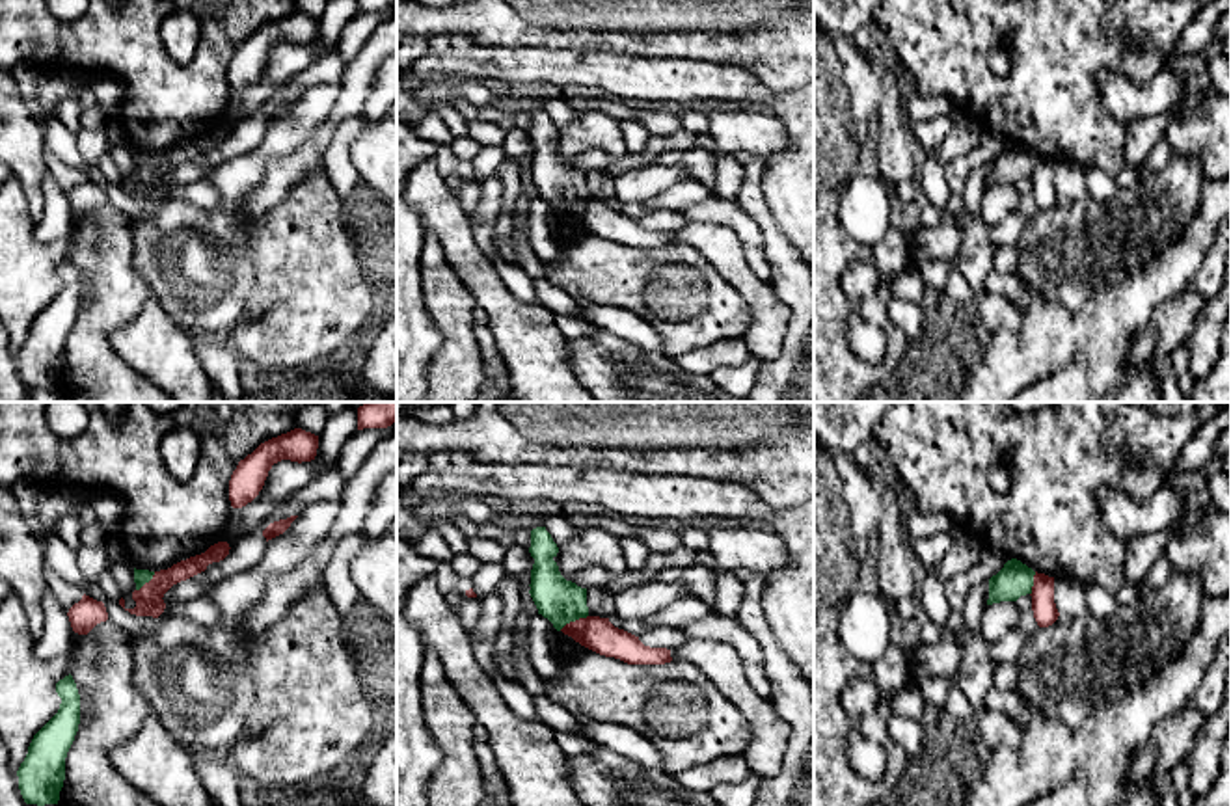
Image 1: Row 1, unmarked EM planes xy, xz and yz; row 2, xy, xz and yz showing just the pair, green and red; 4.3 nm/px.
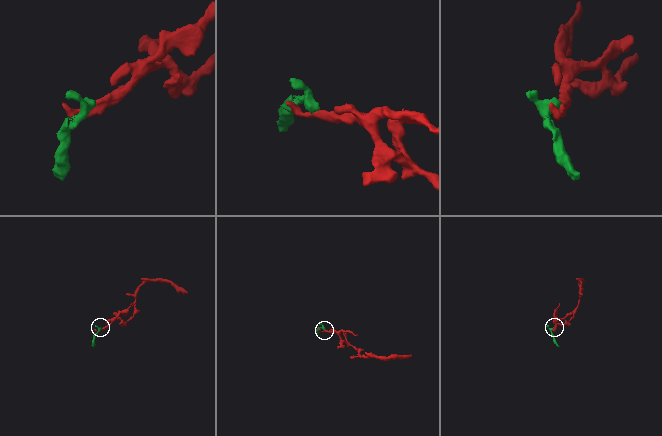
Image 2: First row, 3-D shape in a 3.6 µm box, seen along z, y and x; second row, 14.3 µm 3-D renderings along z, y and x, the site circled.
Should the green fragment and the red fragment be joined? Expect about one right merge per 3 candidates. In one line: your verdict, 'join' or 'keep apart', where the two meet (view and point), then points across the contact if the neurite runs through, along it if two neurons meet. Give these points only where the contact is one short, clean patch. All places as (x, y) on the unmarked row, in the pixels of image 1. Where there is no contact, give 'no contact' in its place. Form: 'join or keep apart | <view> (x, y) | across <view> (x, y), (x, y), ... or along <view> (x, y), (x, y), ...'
keep apart | xz (572, 203) | along xz (587, 198), (567, 205), (559, 213)

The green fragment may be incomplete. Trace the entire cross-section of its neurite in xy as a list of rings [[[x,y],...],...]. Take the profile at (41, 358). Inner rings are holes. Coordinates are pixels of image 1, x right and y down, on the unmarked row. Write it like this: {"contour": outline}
{"contour": [[[73,259],[56,266],[58,296],[34,318],[20,346],[19,372],[26,387],[58,387],[65,363],[65,341],[80,307],[80,277]]]}

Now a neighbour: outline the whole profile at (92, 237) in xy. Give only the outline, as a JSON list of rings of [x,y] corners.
[[[112,205],[97,207],[88,218],[74,216],[71,259],[78,275],[91,277],[91,294],[80,302],[78,315],[65,341],[65,363],[58,387],[76,402],[173,402],[158,385],[117,357],[110,333],[136,316],[153,296],[134,268],[132,218]]]

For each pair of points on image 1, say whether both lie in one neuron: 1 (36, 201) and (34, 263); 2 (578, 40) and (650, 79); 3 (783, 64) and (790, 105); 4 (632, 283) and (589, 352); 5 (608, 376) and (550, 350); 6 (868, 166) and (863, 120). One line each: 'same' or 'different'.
1: different
2: different
3: different
4: different
5: different
6: same

